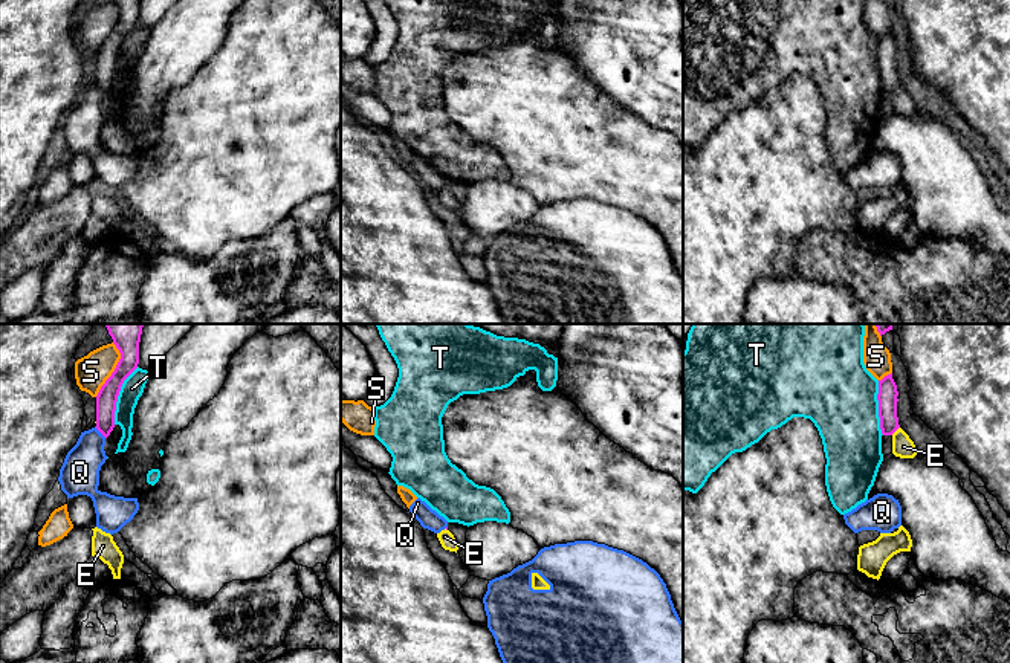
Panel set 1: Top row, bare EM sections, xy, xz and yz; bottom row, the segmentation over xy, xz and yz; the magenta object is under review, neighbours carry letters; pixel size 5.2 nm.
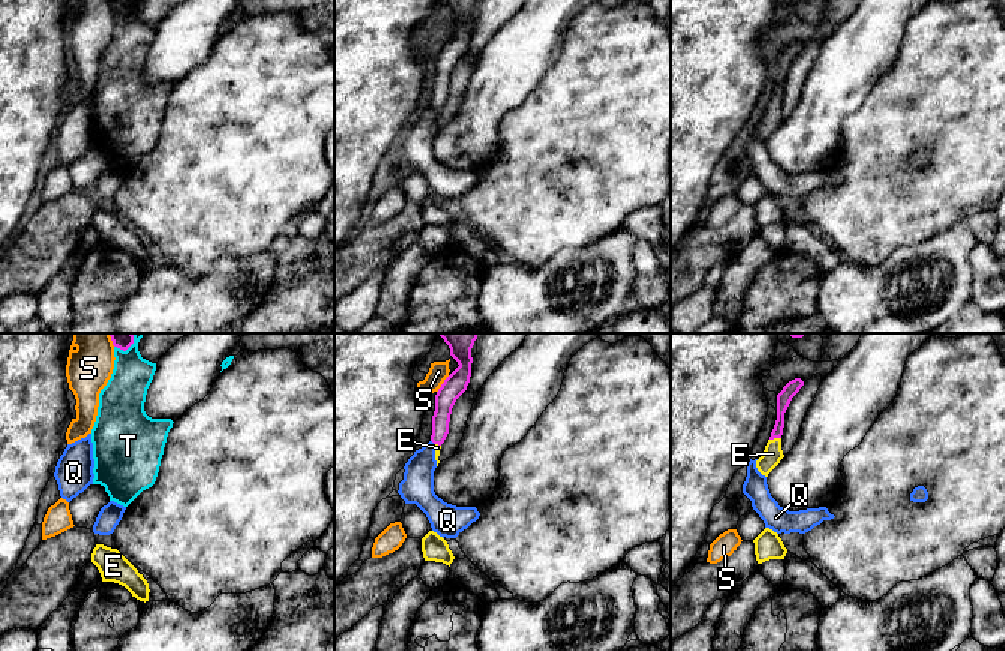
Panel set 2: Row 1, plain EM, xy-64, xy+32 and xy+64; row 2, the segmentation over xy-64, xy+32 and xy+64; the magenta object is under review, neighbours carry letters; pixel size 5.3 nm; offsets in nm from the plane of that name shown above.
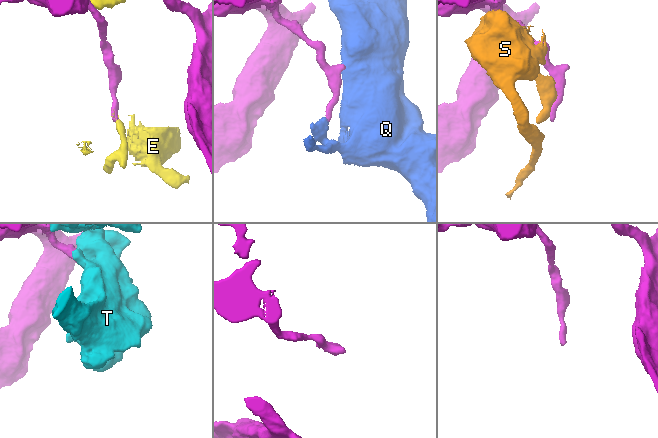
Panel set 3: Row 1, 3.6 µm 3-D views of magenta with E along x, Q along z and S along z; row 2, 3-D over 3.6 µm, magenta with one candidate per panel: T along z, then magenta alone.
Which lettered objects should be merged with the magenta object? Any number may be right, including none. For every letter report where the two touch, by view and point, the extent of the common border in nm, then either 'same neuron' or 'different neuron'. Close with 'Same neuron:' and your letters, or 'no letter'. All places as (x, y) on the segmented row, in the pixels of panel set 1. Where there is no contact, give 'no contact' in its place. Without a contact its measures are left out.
E: yz (894, 431) | 60 nm | different neuron
Q: xy (101, 433) | 90 nm | different neuron
S: xy (115, 370) | 300 nm | different neuron
T: xy (118, 394) | 340 nm | different neuron
Same neuron: no letter

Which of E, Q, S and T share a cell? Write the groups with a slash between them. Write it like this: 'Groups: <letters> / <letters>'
Groups: E Q / S / T

